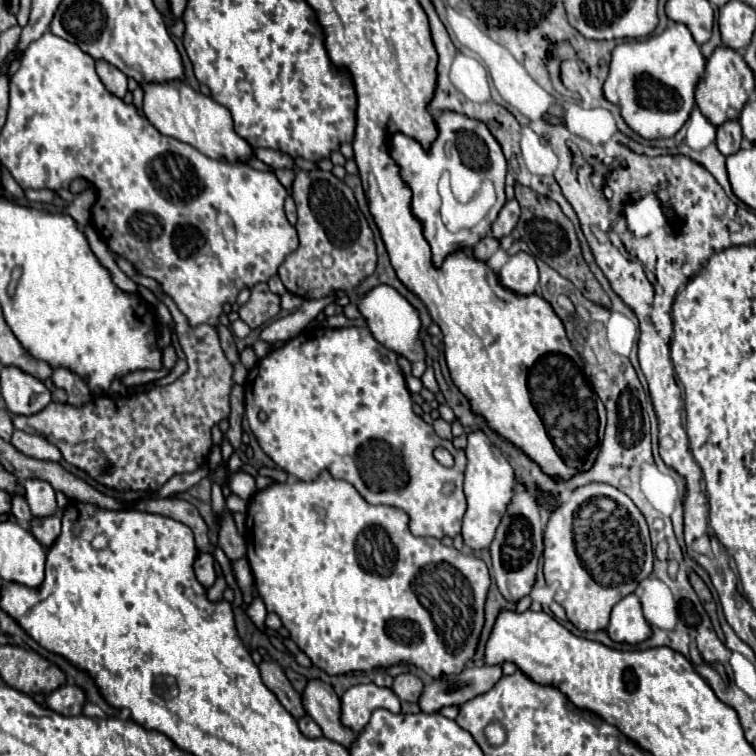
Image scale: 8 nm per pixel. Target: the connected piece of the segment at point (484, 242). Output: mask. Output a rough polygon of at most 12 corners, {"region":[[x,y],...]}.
{"region":[[490,231],[482,237],[474,255],[488,261],[500,249],[500,239]]}

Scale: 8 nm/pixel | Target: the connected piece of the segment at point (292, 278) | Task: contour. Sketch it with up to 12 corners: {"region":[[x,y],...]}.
{"region":[[298,171],[300,247],[278,269],[304,299],[374,273],[372,229],[330,171]]}

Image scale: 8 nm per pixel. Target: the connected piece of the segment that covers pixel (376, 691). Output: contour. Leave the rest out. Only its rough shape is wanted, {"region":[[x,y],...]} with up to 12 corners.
{"region":[[354,685],[342,697],[342,723],[362,733],[374,709],[400,713],[388,687]]}

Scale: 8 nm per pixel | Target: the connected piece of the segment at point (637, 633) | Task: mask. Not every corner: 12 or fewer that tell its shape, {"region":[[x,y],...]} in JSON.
{"region":[[634,593],[616,603],[606,631],[630,645],[650,637]]}

